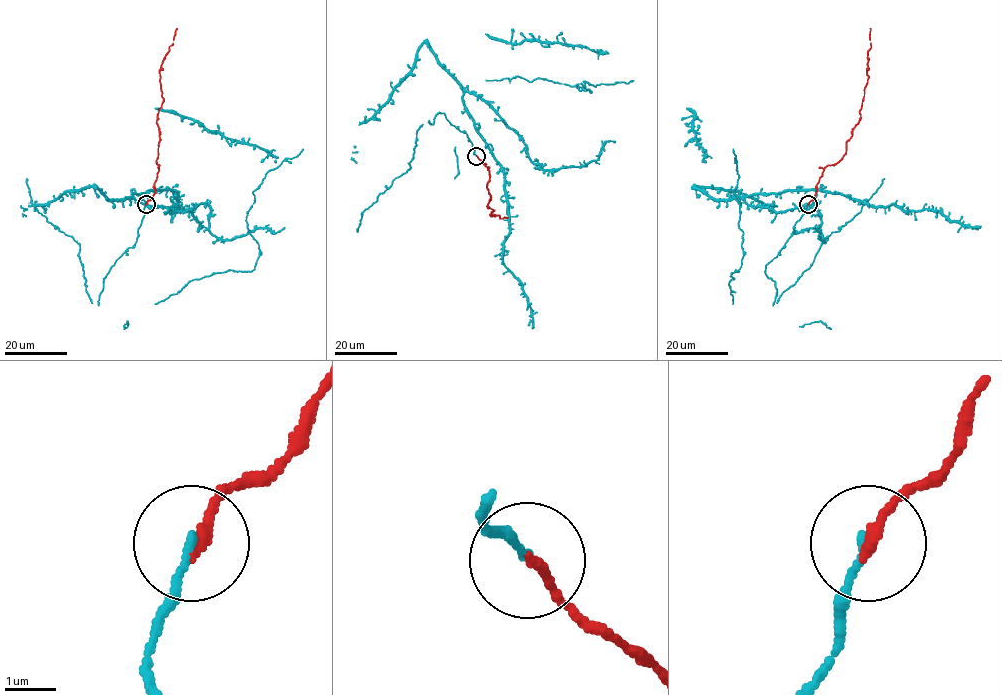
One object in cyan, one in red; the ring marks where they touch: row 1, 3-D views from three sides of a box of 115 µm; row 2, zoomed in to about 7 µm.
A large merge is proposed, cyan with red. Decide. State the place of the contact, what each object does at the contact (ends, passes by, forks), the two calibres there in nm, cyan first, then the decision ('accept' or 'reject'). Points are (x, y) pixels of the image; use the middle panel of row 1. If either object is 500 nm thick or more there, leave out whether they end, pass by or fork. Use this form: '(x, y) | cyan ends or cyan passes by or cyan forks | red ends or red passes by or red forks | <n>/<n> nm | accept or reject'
(476, 156) | cyan ends | red ends | 140/220 nm | accept

